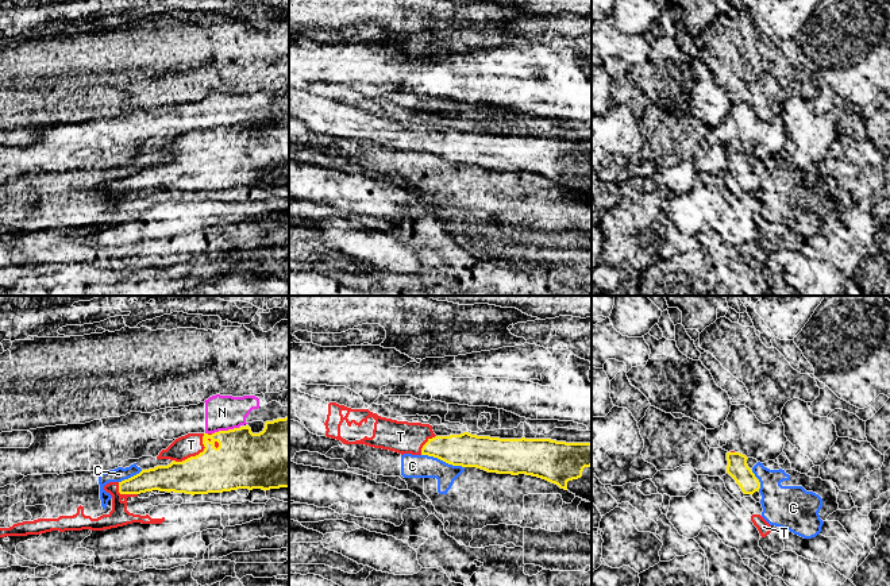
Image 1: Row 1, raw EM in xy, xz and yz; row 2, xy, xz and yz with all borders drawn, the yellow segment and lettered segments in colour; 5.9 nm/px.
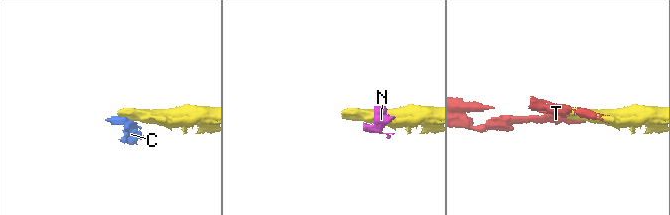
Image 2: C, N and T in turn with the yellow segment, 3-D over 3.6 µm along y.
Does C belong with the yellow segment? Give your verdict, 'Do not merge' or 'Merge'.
Do not merge

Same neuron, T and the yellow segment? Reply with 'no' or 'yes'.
no

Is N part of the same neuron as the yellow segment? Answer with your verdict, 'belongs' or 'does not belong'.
does not belong

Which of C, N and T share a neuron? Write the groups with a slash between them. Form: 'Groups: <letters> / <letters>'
Groups: C T / N

